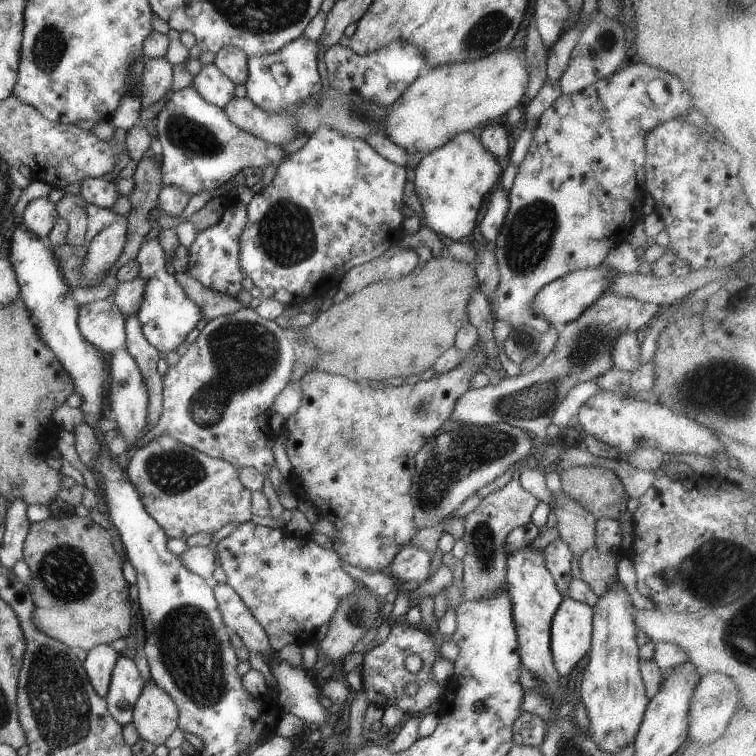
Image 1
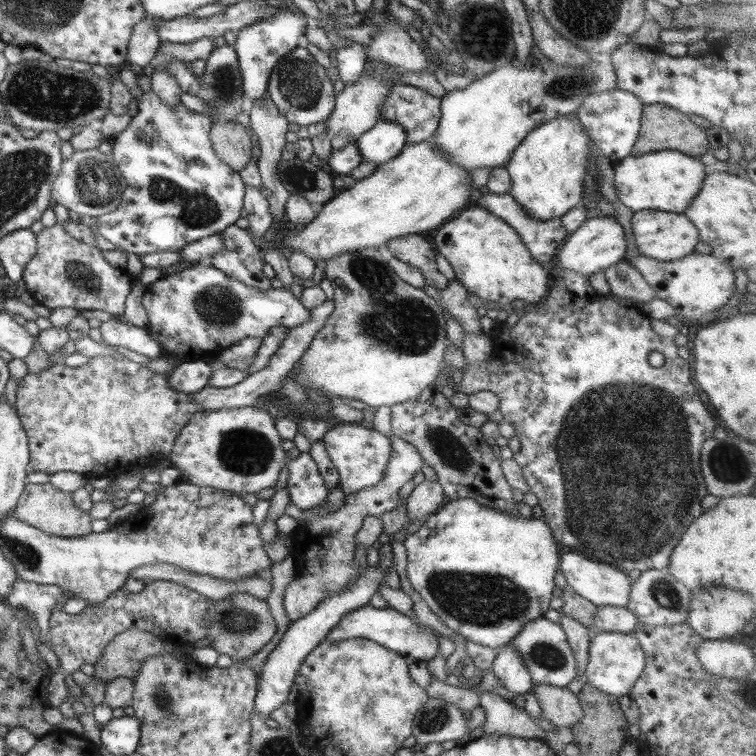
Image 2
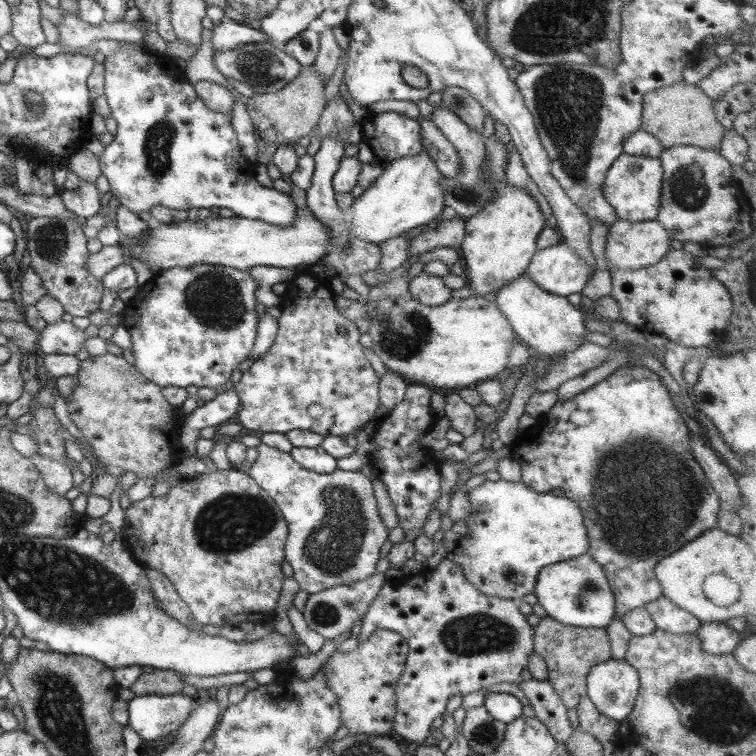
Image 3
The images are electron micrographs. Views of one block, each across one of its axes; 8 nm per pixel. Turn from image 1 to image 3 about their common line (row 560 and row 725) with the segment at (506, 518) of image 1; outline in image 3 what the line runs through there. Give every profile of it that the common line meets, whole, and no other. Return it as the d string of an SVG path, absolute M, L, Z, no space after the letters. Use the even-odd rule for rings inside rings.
M483 706L465 713L460 733L475 755L491 754L504 739L506 725L489 716Z

